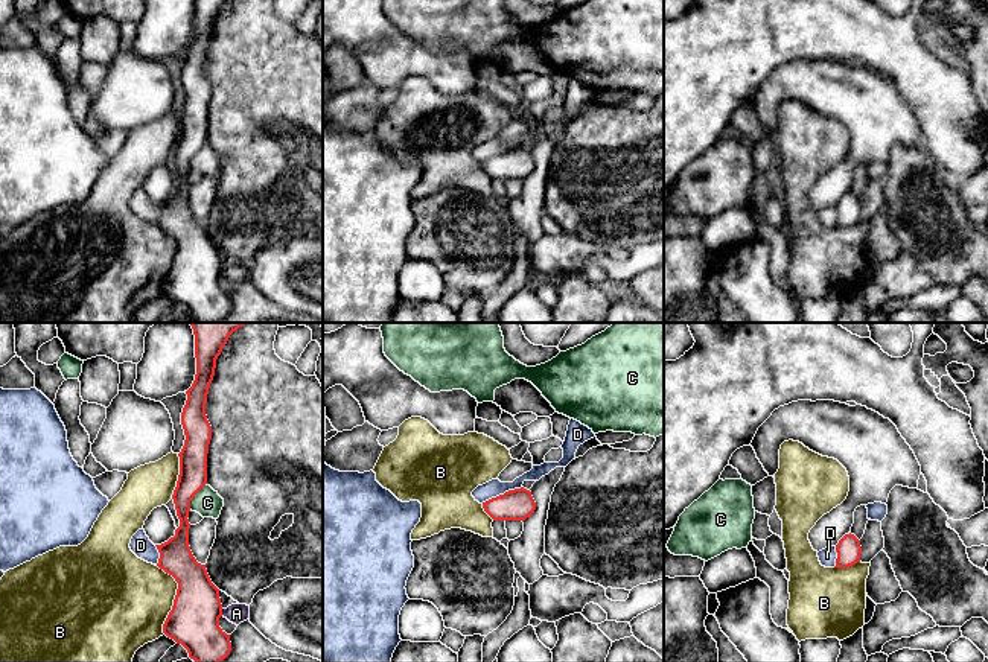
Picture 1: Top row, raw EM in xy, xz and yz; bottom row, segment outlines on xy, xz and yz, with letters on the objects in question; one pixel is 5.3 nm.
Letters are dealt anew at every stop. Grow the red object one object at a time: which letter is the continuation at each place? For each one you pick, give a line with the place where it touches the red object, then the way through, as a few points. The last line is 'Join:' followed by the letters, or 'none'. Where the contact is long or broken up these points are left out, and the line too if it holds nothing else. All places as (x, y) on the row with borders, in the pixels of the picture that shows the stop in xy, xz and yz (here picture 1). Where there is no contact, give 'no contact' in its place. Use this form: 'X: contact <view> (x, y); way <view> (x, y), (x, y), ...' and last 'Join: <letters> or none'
Join: none

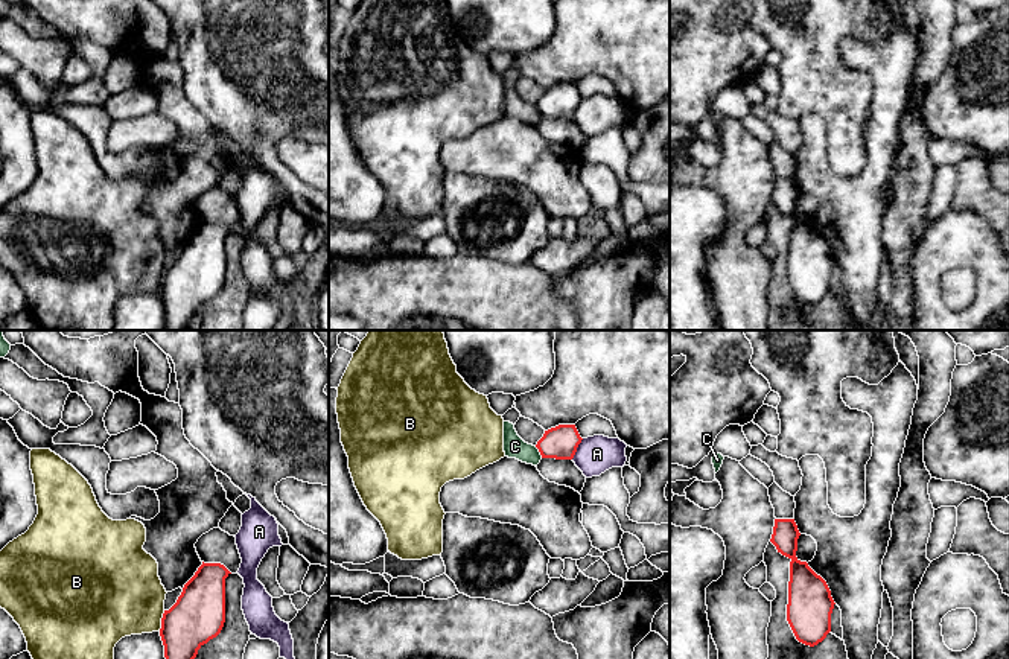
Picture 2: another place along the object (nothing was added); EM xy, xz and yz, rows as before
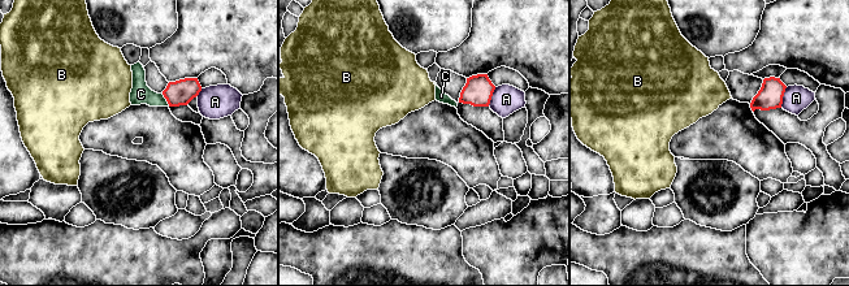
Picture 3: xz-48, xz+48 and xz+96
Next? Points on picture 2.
Join: none

